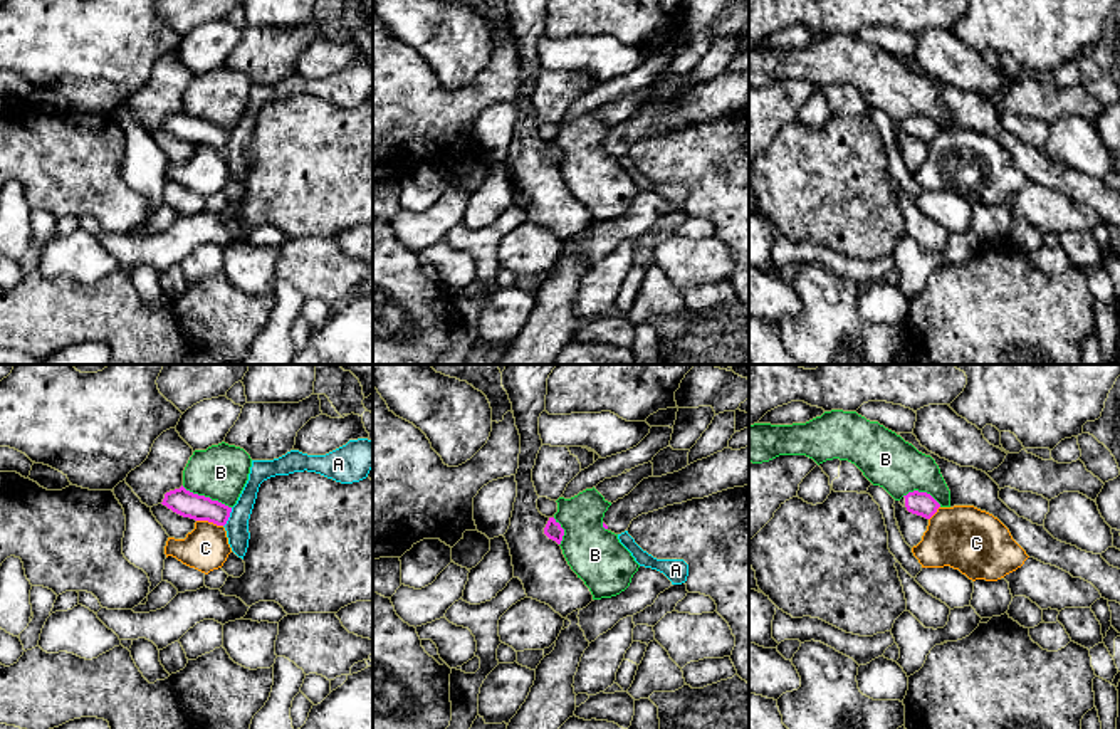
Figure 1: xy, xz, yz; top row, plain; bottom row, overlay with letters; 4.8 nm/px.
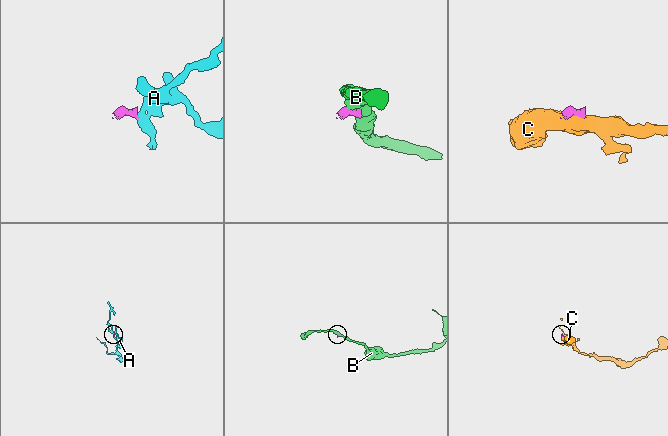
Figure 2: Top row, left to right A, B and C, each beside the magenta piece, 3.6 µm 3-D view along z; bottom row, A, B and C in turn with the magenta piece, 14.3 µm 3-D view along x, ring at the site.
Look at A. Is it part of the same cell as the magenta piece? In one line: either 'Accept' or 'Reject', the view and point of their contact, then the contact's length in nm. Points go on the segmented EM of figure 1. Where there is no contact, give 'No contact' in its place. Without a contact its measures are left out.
Reject. Touches magenta at xy (227, 518). Shared border 100 nm

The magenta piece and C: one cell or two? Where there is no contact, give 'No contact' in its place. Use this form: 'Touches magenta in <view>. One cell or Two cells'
Touches magenta in xy. Two cells

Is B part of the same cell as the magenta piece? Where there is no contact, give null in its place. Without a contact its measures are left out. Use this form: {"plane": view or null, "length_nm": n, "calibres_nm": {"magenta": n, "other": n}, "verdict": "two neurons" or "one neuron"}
{"plane": "xy", "length_nm": 260, "calibres_nm": {"magenta": 120, "other": 260}, "verdict": "two neurons"}

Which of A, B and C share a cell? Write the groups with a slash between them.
A / B / C

